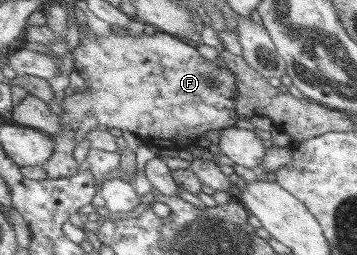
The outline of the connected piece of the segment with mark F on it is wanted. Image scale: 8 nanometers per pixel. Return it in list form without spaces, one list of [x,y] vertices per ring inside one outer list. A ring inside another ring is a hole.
[[[76,19],[78,25],[80,43],[77,48],[73,51],[72,56],[74,56],[75,62],[75,72],[77,72],[82,79],[84,79],[85,87],[87,90],[83,90],[82,94],[75,94],[74,92],[68,92],[66,98],[62,102],[62,114],[59,116],[60,120],[60,133],[54,138],[55,147],[50,158],[41,166],[46,174],[46,179],[48,180],[58,180],[58,178],[70,178],[74,174],[78,174],[83,168],[76,163],[73,156],[73,149],[75,146],[74,136],[82,121],[88,116],[94,117],[98,124],[105,125],[109,129],[117,128],[122,131],[129,130],[140,138],[144,144],[150,146],[152,145],[155,149],[160,152],[173,152],[180,149],[186,149],[191,145],[203,142],[205,132],[209,130],[222,130],[224,128],[230,128],[237,124],[236,110],[234,110],[234,99],[238,95],[238,90],[236,90],[236,78],[232,76],[232,73],[227,69],[219,68],[216,62],[211,62],[210,60],[205,60],[200,56],[196,47],[186,44],[180,38],[176,38],[170,34],[162,33],[158,31],[154,36],[147,36],[143,34],[139,38],[132,38],[132,36],[119,36],[114,31],[110,33],[108,37],[97,37],[94,32],[87,29],[87,32],[79,27],[79,23]]]

